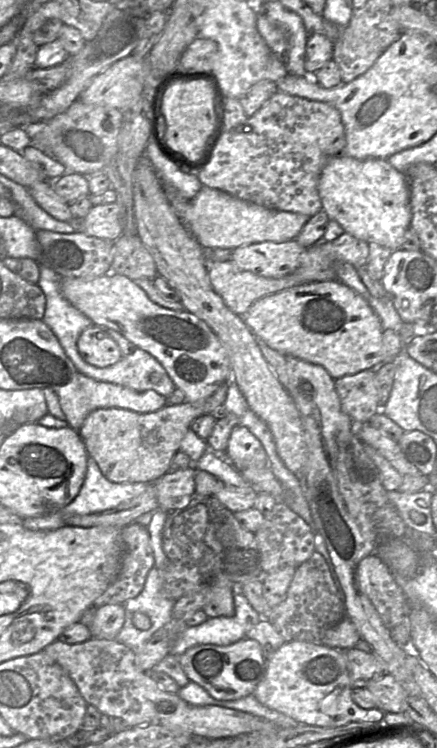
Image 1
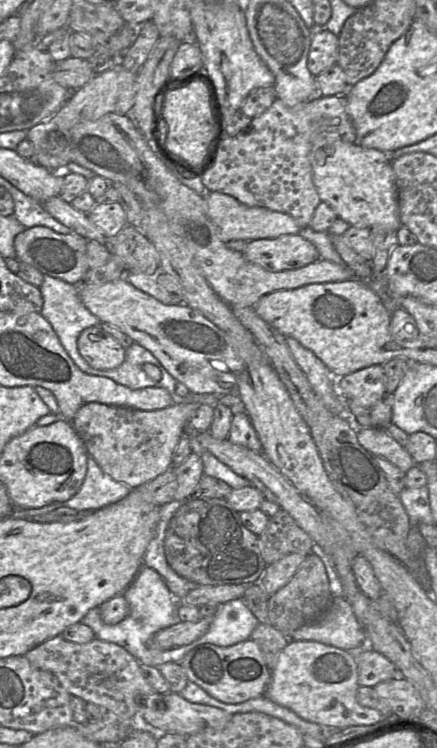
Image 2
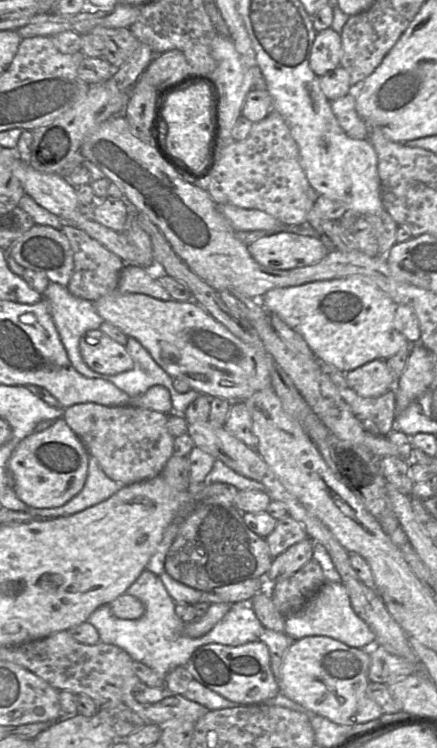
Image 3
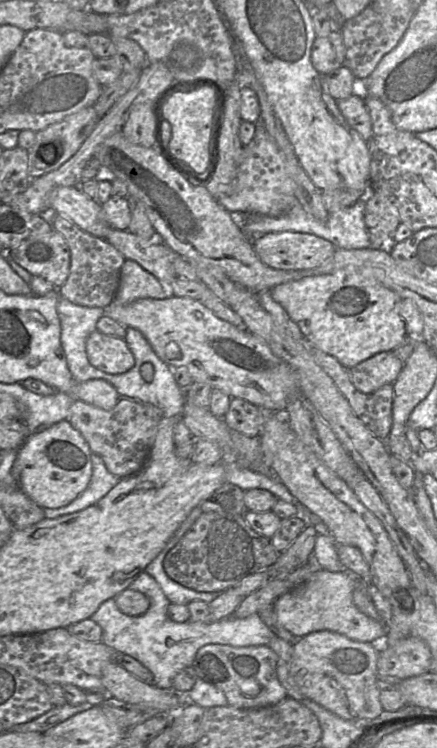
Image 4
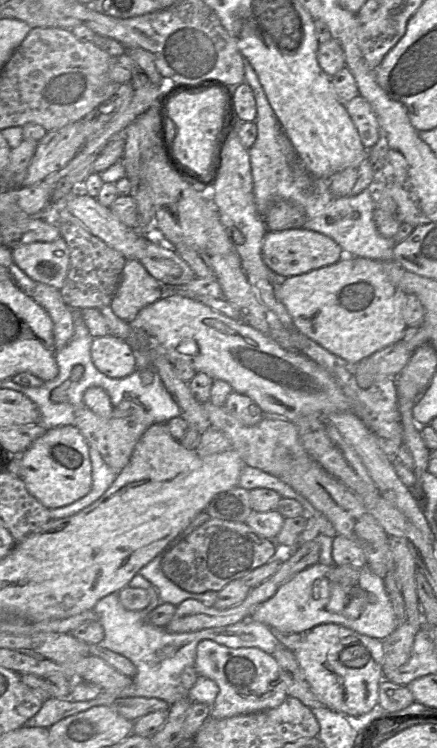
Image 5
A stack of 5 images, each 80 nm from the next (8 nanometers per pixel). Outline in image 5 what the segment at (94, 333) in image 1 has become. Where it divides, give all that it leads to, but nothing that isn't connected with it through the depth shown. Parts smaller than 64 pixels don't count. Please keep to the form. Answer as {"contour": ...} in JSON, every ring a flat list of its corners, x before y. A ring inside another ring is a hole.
{"contour":[[115,336,93,338,90,355,96,369,109,378,122,379,136,369,132,348]]}

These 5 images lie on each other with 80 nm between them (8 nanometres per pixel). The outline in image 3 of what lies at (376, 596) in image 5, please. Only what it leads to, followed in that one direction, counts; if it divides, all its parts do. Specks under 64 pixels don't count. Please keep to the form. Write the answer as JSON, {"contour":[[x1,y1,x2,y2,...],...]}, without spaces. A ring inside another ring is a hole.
{"contour":[[325,581,300,611,285,617,284,627,284,633,292,640,326,636,353,648,370,649,376,645,375,634,354,612,347,589,341,582]]}

